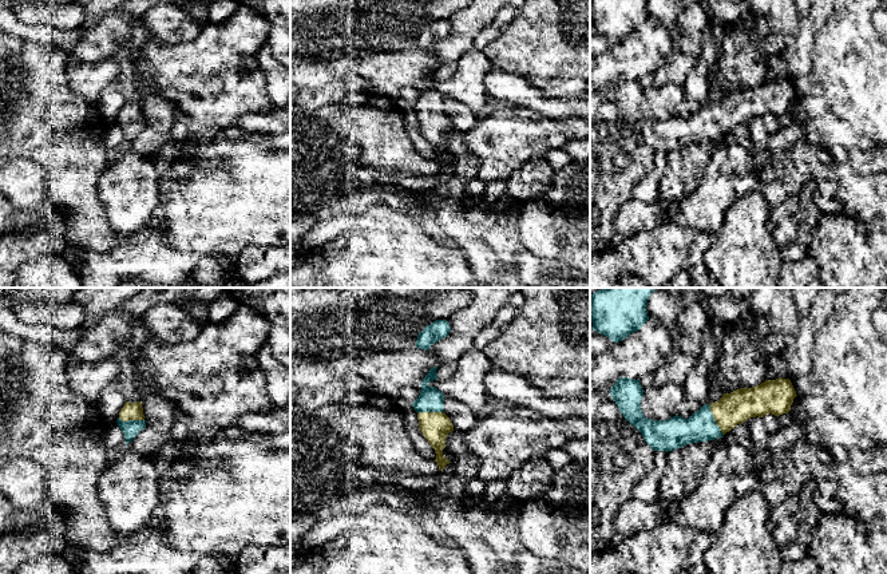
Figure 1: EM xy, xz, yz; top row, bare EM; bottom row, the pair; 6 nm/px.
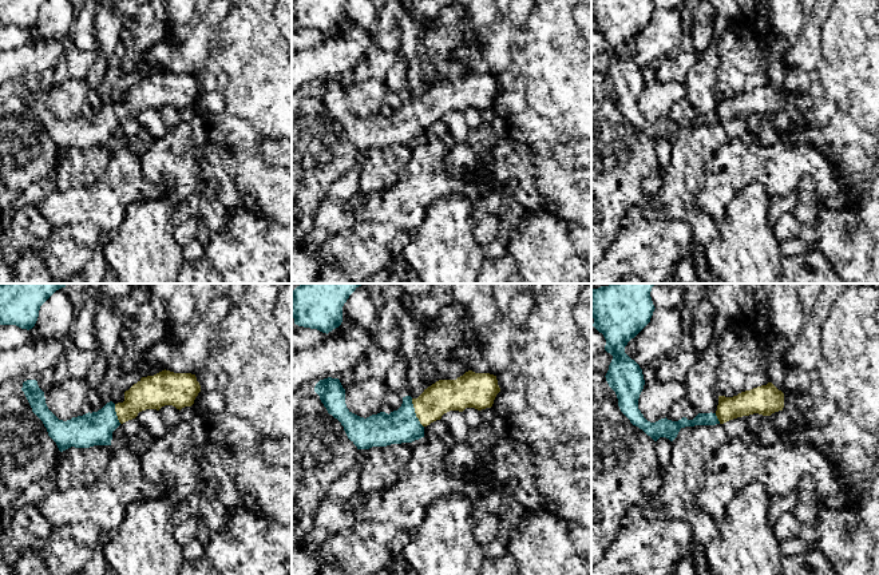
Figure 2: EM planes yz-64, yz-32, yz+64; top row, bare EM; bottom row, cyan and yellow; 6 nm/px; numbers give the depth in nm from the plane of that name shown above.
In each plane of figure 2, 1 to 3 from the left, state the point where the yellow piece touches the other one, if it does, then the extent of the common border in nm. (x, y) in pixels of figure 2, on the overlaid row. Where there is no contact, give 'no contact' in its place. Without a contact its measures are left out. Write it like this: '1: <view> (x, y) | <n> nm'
1: yz-64 (115, 413) | 130 nm
2: yz-32 (415, 413) | 190 nm
3: yz+64 (717, 419) | 70 nm

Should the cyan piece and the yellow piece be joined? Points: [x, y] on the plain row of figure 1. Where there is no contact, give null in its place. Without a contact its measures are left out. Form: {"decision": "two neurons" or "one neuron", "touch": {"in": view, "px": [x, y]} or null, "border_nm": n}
{"decision": "one neuron", "touch": {"in": "yz", "px": [715, 121]}, "border_nm": 220}

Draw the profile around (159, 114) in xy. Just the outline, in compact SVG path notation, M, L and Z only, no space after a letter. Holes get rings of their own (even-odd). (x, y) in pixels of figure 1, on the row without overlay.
M143 94L142 108L146 126L158 131L163 138L169 138L171 126L178 114L175 106L158 96Z

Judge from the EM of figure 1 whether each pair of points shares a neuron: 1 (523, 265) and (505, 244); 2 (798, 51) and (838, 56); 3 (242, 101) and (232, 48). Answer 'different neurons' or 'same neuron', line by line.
1: different neurons
2: different neurons
3: same neuron

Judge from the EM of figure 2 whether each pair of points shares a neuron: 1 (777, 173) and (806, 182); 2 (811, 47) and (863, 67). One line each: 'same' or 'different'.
1: different
2: different

